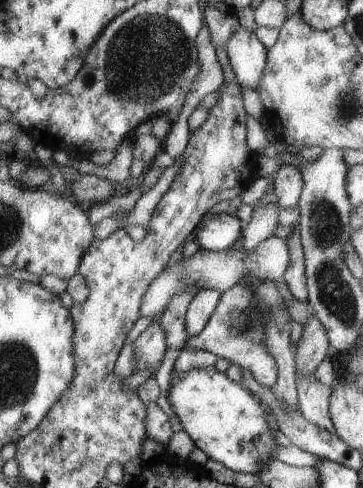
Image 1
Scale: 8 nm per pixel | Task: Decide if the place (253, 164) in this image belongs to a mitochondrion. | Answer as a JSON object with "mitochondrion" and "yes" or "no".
{"mitochondrion":"no"}

